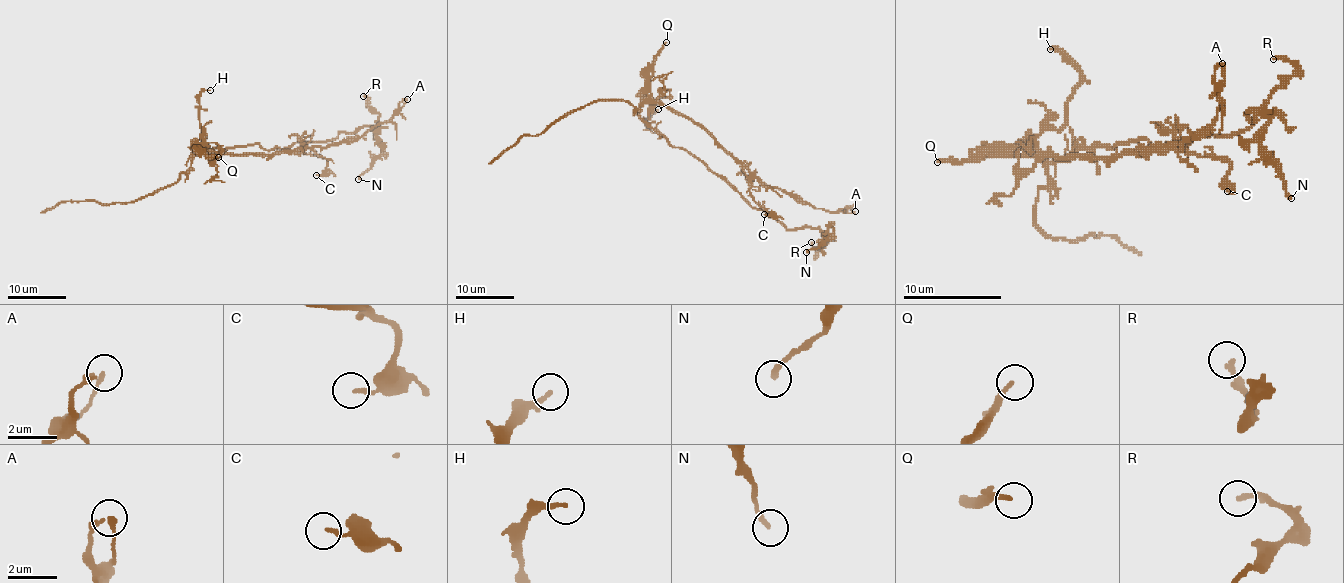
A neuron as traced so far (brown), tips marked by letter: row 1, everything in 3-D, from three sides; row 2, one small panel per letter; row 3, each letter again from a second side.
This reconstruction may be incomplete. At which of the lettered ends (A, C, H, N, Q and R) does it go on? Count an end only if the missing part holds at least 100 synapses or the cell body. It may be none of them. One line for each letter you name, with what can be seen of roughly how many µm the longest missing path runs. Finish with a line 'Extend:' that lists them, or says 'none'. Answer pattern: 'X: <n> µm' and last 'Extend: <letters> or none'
Extend: none

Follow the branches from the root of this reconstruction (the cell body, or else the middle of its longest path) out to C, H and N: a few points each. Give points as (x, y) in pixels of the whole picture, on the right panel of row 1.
C: (1075, 149), (1058, 162), (1040, 152), (1121, 157), (1183, 144), (1232, 164), (1227, 191)
H: (1075, 149), (1050, 162), (1036, 144), (1048, 125), (1065, 122), (1080, 81), (1080, 68), (1050, 49)
N: (1075, 149), (1139, 139), (1156, 149), (1188, 147), (1244, 132), (1251, 110), (1268, 120), (1261, 152), (1291, 198)

